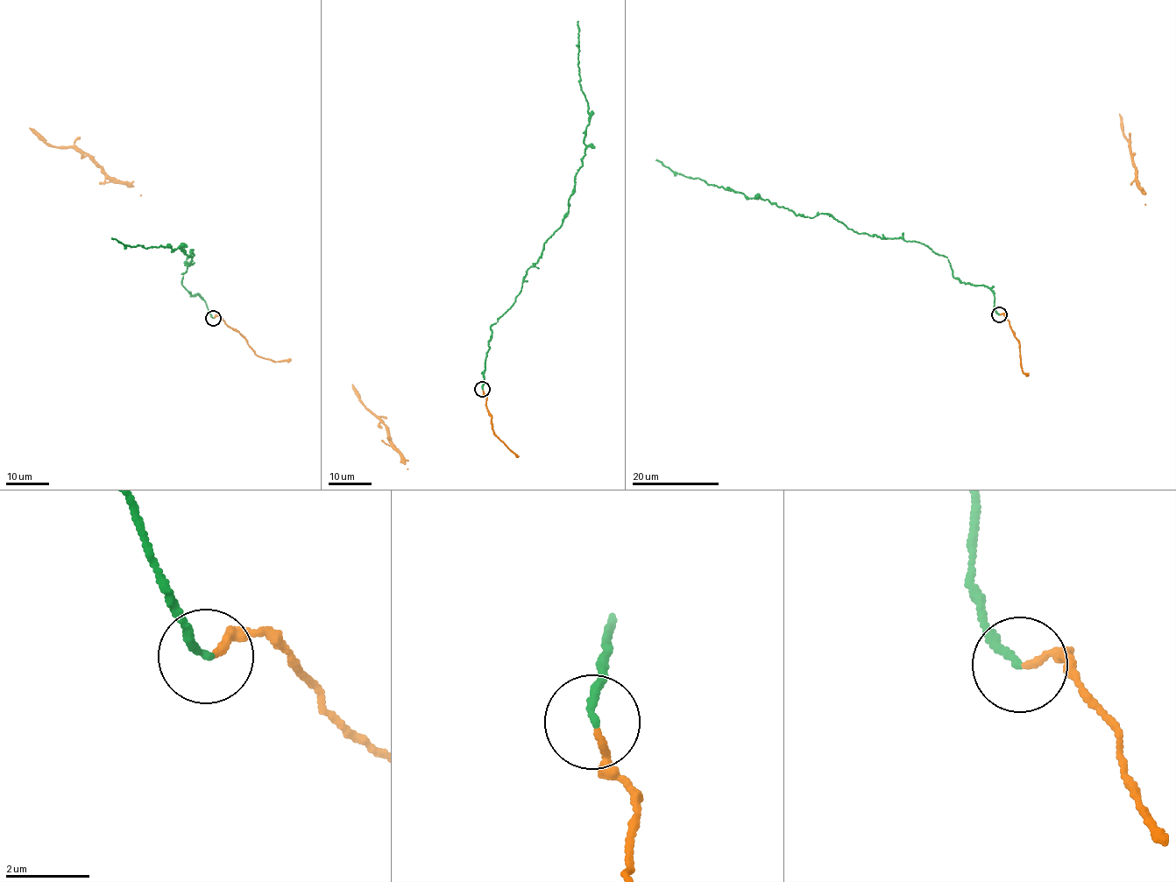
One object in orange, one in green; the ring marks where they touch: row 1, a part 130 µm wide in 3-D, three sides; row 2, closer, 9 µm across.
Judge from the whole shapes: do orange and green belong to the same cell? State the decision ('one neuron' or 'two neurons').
one neuron

